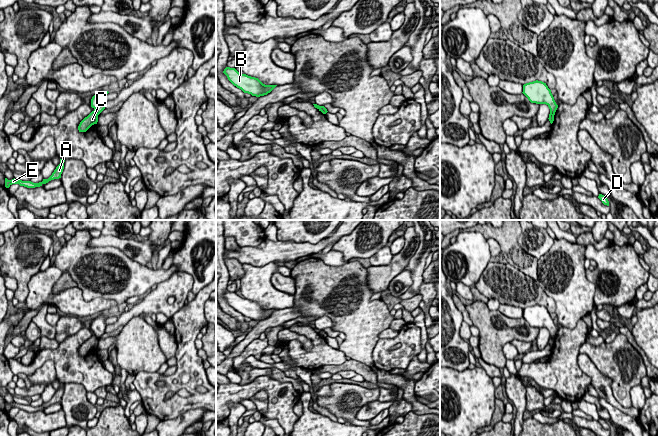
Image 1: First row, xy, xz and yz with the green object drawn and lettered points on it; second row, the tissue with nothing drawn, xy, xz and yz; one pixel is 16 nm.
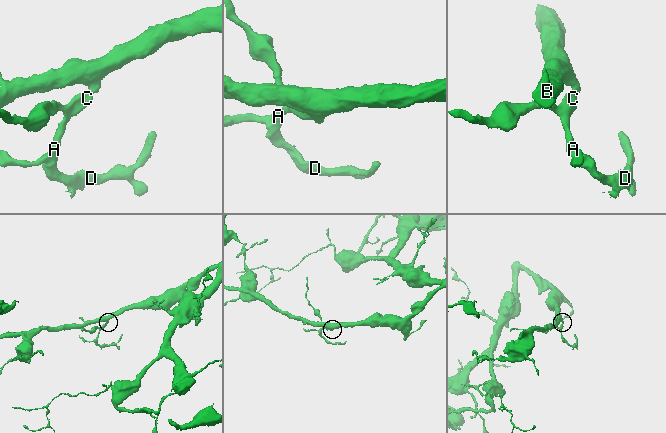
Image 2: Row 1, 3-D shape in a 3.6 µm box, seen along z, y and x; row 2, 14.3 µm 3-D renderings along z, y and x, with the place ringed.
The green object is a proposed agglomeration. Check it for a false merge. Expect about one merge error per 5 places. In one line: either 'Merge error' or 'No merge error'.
Merge error

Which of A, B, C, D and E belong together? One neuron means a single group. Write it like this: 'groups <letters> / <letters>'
groups A C D E / B

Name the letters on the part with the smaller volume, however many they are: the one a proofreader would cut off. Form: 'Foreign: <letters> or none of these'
Foreign: A, C, D, E

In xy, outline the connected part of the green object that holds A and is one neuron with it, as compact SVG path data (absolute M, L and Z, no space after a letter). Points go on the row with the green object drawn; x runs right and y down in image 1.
M60 159L60 164L56 167L56 169L52 173L52 175L48 179L43 179L42 182L33 183L31 181L22 181L22 180L18 180L15 178L12 180L8 180L7 178L5 178L5 187L9 188L12 184L19 184L20 186L24 186L27 188L35 188L35 187L40 187L43 184L46 184L51 180L59 179L59 178L61 178L61 174L62 174L63 169L64 169L64 162L65 162L65 160Z

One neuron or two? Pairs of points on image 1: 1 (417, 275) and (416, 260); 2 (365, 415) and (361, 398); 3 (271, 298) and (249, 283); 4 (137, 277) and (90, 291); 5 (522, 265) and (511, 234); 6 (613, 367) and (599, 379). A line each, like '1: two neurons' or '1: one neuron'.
1: one neuron
2: two neurons
3: one neuron
4: one neuron
5: one neuron
6: two neurons

